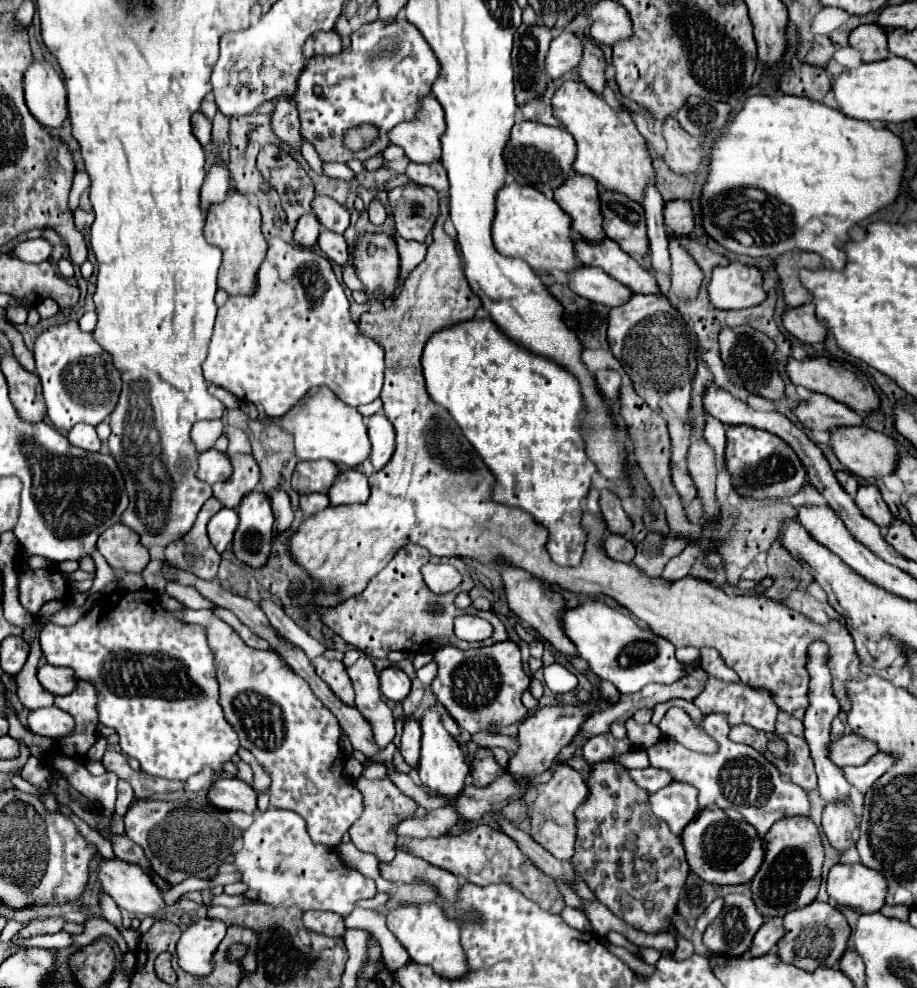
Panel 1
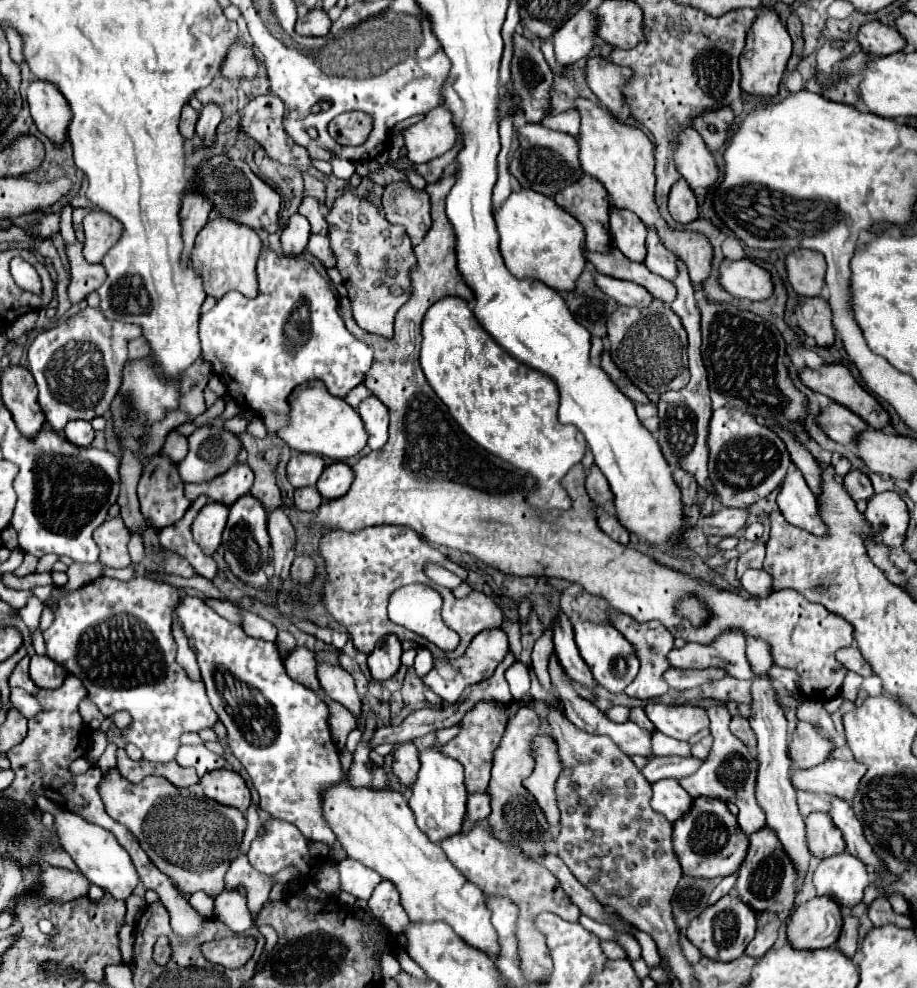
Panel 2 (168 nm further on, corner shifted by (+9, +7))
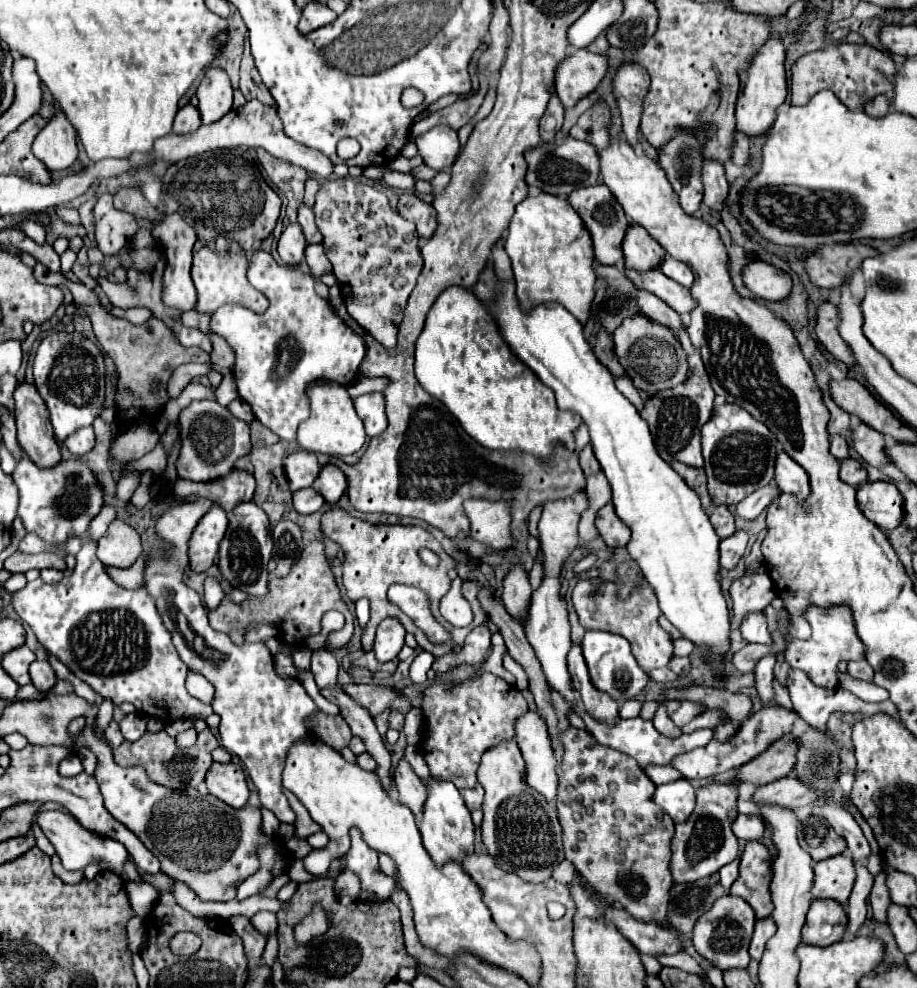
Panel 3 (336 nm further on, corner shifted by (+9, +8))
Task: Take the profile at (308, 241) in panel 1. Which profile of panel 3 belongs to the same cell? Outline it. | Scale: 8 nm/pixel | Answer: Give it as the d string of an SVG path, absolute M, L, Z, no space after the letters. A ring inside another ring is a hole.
M290 224L280 240L278 240L278 254L286 264L298 264L304 258L304 248L306 248L306 236L302 234L302 228L296 224Z

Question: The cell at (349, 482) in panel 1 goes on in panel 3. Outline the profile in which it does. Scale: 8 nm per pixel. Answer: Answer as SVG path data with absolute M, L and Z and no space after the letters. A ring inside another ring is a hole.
M328 464L320 470L312 488L318 490L318 494L322 494L328 504L336 504L342 498L342 494L346 492L348 484L346 484L346 478L344 478L342 470L334 464Z

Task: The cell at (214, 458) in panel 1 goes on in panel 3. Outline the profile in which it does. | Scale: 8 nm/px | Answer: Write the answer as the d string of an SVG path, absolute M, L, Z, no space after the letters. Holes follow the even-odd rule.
M214 400L192 402L180 414L180 434L182 450L178 456L178 478L192 482L208 482L214 478L226 476L234 462L250 452L250 428L246 422L234 418L228 408L220 406Z

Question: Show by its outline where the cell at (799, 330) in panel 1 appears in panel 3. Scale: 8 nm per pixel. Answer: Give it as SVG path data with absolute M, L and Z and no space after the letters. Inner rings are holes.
M830 302L820 304L818 312L816 312L816 336L820 340L820 344L840 362L848 364L848 366L856 366L854 356L850 346L840 338L838 330L838 308Z

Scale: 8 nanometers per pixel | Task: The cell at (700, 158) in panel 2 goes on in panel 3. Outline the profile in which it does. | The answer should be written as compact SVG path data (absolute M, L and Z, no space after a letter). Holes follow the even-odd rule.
M704 160L702 184L704 184L704 204L710 208L718 208L720 202L724 202L724 198L728 196L728 180L724 174L724 166L716 160Z

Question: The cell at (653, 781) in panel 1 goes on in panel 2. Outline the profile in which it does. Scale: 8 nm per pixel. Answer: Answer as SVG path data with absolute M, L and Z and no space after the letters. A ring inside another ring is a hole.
M650 757L648 765L642 769L642 775L650 781L656 783L660 779L684 779L688 775L692 775L704 761L696 759L696 757Z

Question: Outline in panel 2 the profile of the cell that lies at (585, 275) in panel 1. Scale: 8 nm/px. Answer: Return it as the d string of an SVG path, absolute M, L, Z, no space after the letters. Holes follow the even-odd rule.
M596 273L596 283L598 287L602 287L602 291L606 291L606 295L610 295L612 299L616 299L620 305L626 307L648 307L654 301L654 297L642 285L636 285L632 281L620 281Z

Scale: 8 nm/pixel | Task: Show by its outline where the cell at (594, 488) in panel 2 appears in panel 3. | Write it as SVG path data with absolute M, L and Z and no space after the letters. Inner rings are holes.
M586 446L586 448L580 452L580 466L582 466L584 474L598 474L598 472L600 472L600 464L598 464L598 460L594 458L592 446Z

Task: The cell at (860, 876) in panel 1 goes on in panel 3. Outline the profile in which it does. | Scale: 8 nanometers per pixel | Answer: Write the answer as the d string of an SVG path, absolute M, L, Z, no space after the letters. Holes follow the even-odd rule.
M840 854L814 864L814 898L832 898L846 906L854 888L854 862L848 854Z

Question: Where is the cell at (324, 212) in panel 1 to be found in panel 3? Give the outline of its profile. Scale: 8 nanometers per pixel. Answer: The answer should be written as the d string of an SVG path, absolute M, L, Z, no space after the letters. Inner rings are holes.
M302 204L302 206L298 208L298 224L302 226L302 230L304 230L304 234L306 234L306 240L308 240L310 244L322 242L322 234L318 232L318 226L316 226L316 222L314 222L314 212L312 212L310 206Z

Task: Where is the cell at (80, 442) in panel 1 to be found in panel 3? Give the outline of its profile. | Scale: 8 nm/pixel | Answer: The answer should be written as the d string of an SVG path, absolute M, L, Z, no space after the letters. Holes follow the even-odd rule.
M86 426L82 430L76 430L74 434L70 434L70 438L64 440L64 446L74 454L74 456L82 456L88 450L92 450L94 446L94 428Z

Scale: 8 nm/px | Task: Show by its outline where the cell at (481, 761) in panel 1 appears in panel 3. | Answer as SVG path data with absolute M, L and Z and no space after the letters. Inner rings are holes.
M484 674L482 678L466 678L458 684L438 676L424 692L422 710L422 748L430 774L454 782L470 810L480 808L484 798L484 788L476 780L480 756L490 746L514 738L516 720L528 712L522 692L492 674Z

